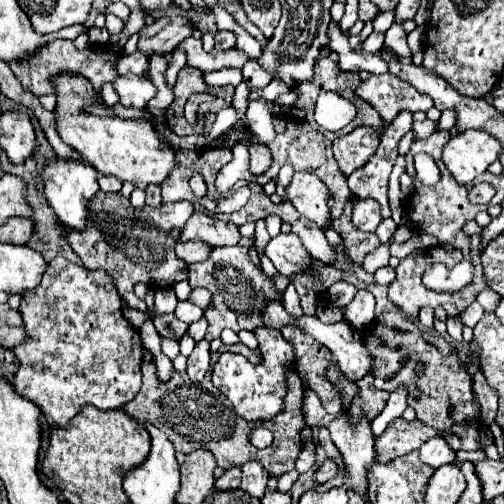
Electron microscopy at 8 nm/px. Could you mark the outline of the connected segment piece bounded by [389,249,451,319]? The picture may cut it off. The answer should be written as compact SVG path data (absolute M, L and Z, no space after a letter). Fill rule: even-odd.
M417 249L411 255L407 255L405 259L401 259L397 271L395 281L389 285L389 299L409 317L409 319L417 319L421 307L425 305L443 305L447 307L449 297L451 295L439 295L429 291L423 283L421 283L421 275L425 271L425 267L429 265L431 257L427 251Z

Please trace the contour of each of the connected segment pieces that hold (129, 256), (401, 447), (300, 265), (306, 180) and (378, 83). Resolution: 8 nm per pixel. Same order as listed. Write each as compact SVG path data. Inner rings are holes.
M99 191L89 203L89 211L89 229L81 233L71 233L71 229L67 229L69 245L81 257L87 269L101 269L111 275L119 295L129 307L147 311L143 309L143 301L133 293L133 285L139 281L153 289L161 289L173 287L175 283L187 279L187 263L175 255L175 243L171 241L169 231L173 223L185 223L193 215L193 205L189 201L161 207L145 205L143 209L135 209L131 207L129 199L121 197L119 193Z
M397 417L389 429L375 441L377 449L377 461L389 463L391 459L399 455L407 455L411 451L417 451L429 437L441 435L437 429L423 425L419 419L405 421L403 417Z
M279 233L277 237L269 239L263 253L273 261L281 275L295 275L309 269L311 257L295 233Z
M297 171L285 191L293 207L315 225L323 227L331 219L327 207L327 197L331 195L331 191L325 189L317 175Z
M371 75L367 81L361 81L357 95L369 101L385 123L391 123L399 111L427 111L433 107L433 101L419 93L413 85L399 79L397 75Z

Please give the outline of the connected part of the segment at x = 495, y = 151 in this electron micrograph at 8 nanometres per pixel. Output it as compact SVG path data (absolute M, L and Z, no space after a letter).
M463 131L443 149L443 161L457 183L469 185L499 159L501 143L485 131Z

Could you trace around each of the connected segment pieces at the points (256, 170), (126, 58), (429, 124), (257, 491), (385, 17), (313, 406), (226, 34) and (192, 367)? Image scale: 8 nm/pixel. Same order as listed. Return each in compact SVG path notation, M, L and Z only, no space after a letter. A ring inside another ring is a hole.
M245 141L247 149L250 152L250 172L253 175L261 175L269 169L271 165L271 151L267 145L257 145L257 143L249 143Z
M141 51L137 53L131 53L131 55L123 55L121 61L117 61L117 71L121 75L127 75L127 73L135 73L135 75L145 75L149 71L149 57Z
M425 119L425 121L421 121L421 123L413 123L413 131L415 131L415 137L417 137L417 139L425 139L425 137L429 137L431 133L439 131L439 123Z
M247 461L243 467L243 481L241 481L241 489L247 491L253 497L263 497L267 491L267 471L259 461Z
M395 10L382 12L373 20L373 30L375 32L386 32L394 21Z
M307 389L303 395L303 413L309 417L309 427L319 425L323 421L323 417L327 415L321 399L311 389Z
M217 31L215 33L215 49L233 49L235 35L231 31Z
M203 339L195 345L193 353L189 355L187 375L191 381L203 381L207 369L209 369L209 341Z

